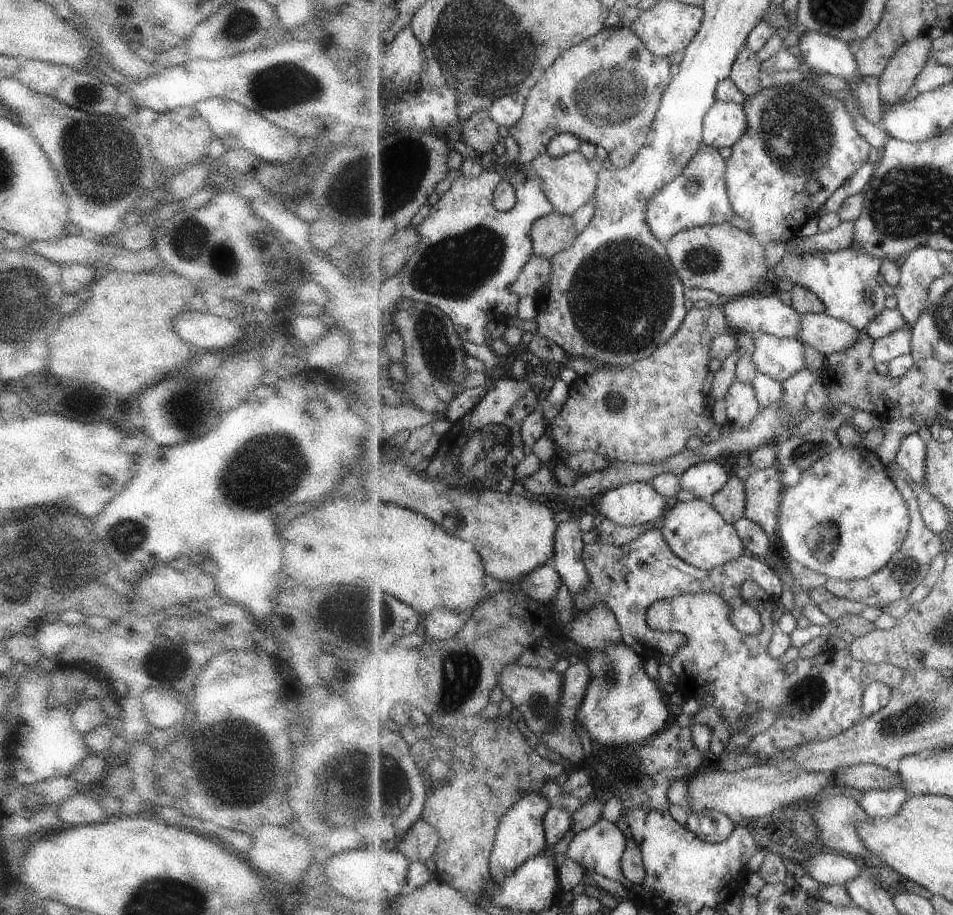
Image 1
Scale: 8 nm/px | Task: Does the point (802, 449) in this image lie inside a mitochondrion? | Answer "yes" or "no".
yes

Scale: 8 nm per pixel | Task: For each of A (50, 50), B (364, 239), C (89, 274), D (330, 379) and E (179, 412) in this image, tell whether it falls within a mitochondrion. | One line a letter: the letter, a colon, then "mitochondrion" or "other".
A: other
B: other
C: other
D: other
E: mitochondrion

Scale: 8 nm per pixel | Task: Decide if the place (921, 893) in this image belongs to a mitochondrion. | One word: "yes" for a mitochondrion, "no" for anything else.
no

